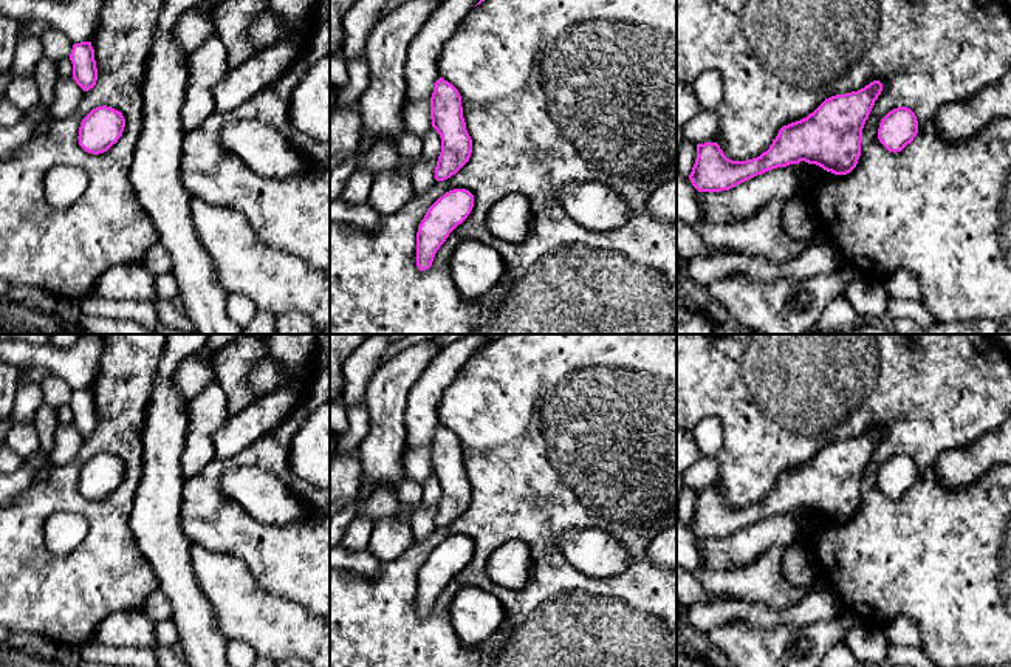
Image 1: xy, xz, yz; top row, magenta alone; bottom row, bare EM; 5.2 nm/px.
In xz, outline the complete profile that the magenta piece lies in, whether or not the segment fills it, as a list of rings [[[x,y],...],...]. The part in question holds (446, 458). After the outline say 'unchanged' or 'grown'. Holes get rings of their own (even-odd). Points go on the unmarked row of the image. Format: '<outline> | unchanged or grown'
[[[440,424],[430,444],[432,474],[441,484],[441,500],[435,514],[435,526],[444,528],[455,522],[471,505],[472,486],[463,464],[458,436]]] | unchanged

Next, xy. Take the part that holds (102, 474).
[[[102,452],[93,455],[81,469],[79,492],[93,501],[107,498],[122,483],[125,466],[121,458]]] | unchanged

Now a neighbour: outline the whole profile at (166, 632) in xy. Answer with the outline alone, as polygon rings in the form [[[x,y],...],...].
[[[173,619],[153,624],[153,635],[159,645],[172,647],[180,641],[180,631]]]

